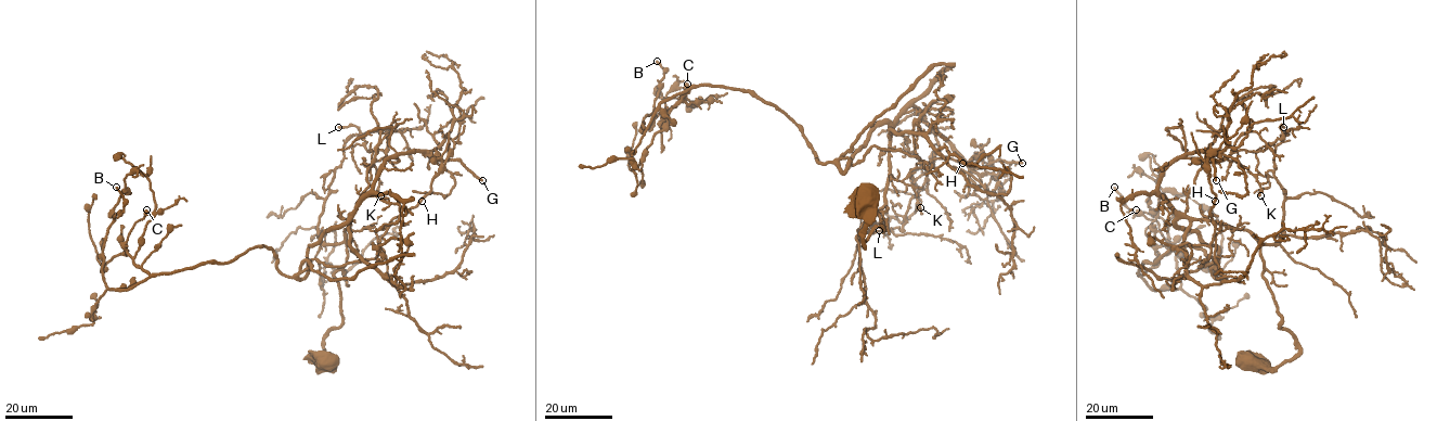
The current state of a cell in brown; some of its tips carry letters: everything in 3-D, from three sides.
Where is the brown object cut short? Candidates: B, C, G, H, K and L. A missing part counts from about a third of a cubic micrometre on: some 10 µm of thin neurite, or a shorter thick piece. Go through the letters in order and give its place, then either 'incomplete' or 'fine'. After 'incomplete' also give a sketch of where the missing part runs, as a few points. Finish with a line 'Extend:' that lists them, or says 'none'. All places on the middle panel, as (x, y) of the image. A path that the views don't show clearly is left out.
B: at (657, 61); incomplete
C: at (687, 84); fine
G: at (1022, 163); incomplete
H: at (962, 163); fine
K: at (920, 207); fine
L: at (879, 230); fine
Extend: B, G

